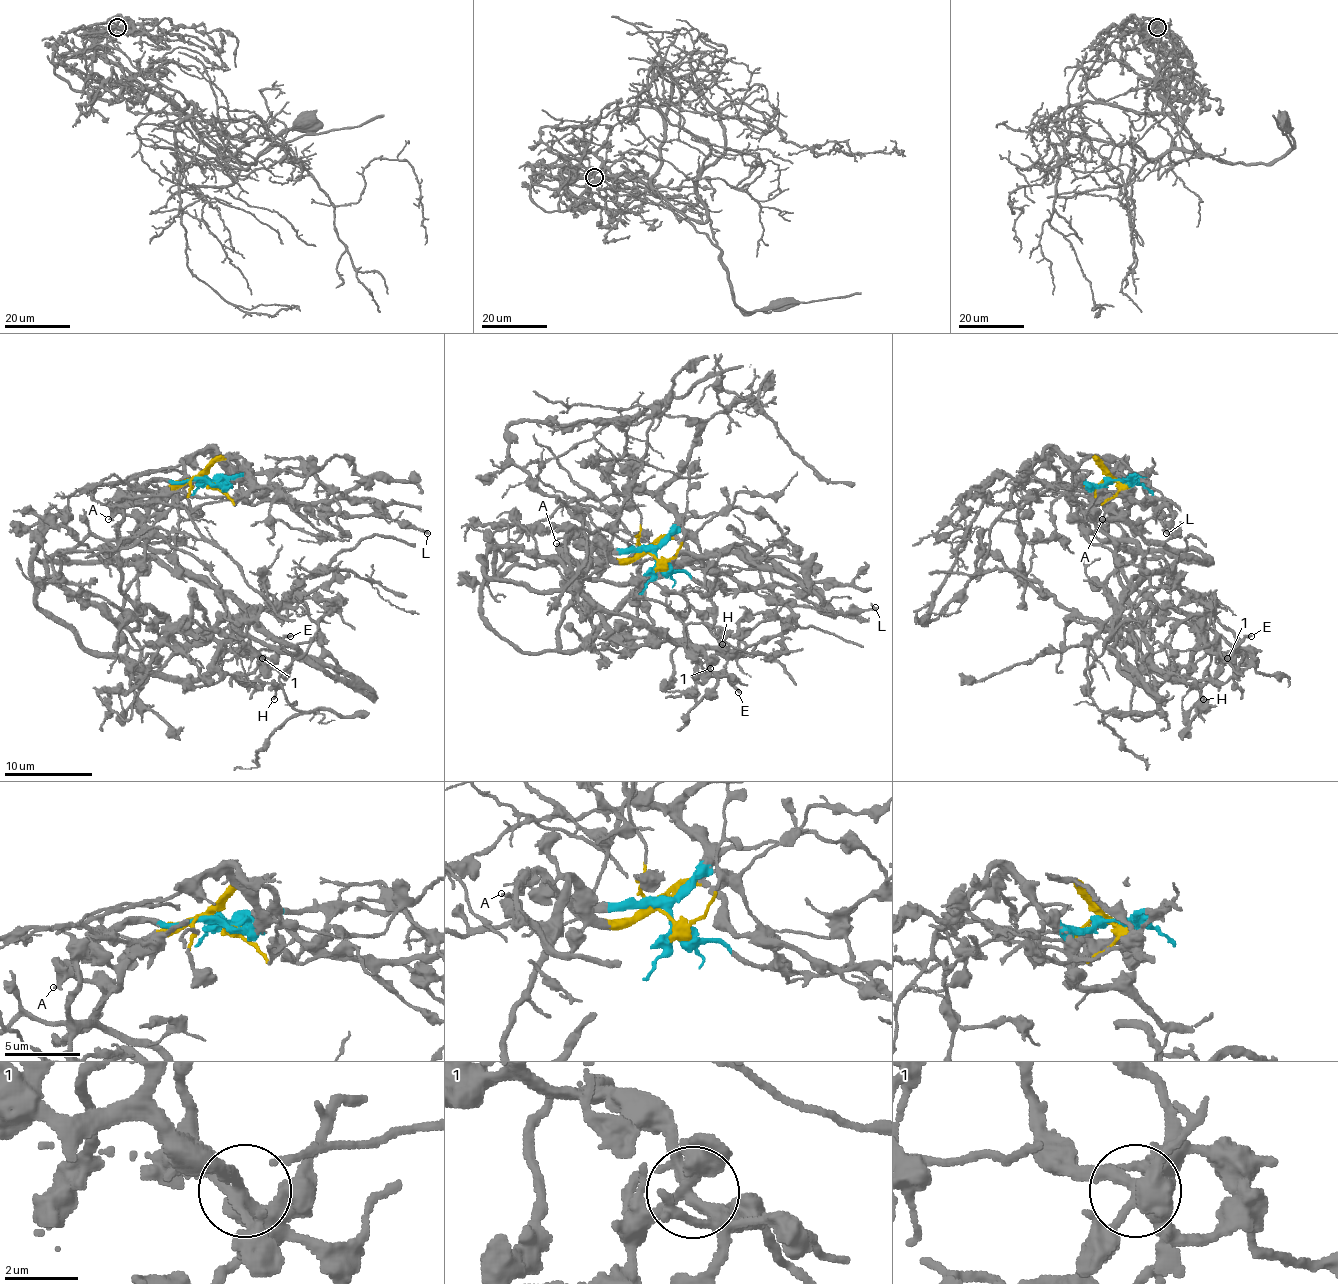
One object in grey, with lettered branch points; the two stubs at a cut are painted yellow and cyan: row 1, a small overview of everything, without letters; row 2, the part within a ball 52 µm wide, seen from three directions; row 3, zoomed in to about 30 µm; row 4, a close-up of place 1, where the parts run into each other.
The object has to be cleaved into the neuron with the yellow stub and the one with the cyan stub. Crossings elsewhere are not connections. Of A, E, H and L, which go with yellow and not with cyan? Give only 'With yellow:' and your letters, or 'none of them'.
With yellow: A, E, H

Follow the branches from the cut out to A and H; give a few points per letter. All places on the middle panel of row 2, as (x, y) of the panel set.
A: (655, 558), (635, 554), (631, 558), (615, 558), (597, 536), (595, 547), (582, 560), (556, 543)
H: (655, 558), (597, 536), (553, 649), (483, 615), (480, 558), (712, 675), (684, 629), (721, 644)

